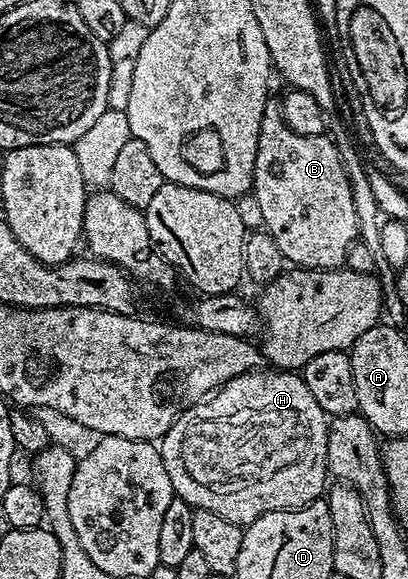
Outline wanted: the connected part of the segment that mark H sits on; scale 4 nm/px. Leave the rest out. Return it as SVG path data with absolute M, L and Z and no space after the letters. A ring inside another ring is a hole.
M259 368L236 376L213 396L188 407L168 428L160 440L160 449L177 497L195 510L216 512L223 520L245 528L268 512L298 510L323 497L328 486L329 435L328 415L297 373Z

